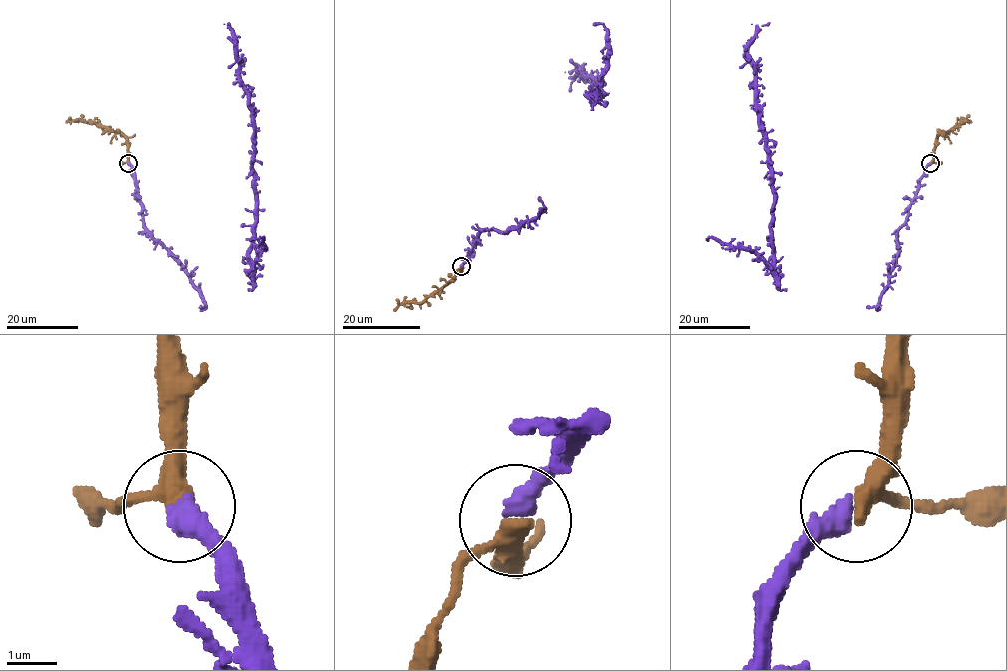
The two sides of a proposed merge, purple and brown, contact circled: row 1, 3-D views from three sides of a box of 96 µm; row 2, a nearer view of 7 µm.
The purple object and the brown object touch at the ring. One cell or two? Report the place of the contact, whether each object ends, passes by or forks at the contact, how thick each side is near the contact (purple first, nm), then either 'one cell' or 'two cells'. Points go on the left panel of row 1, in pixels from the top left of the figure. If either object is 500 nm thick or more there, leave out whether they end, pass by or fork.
(128, 163) | purple ends | brown passes by | 440/360 nm | one cell

